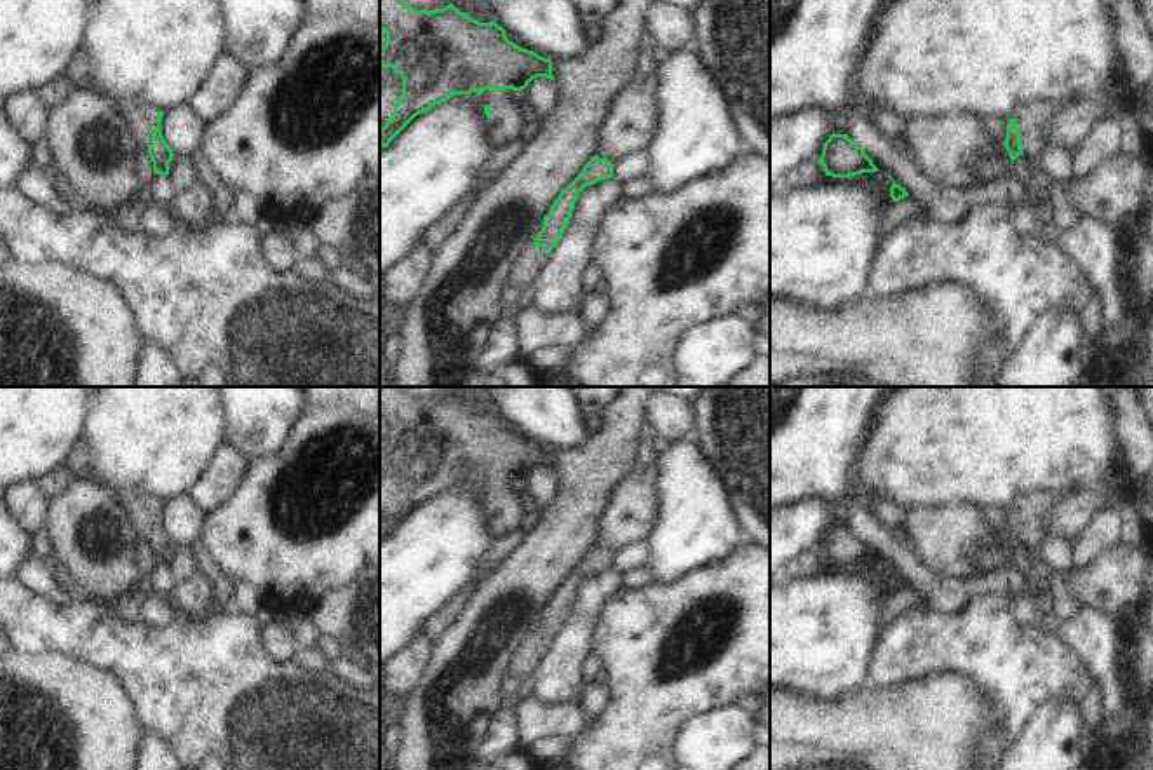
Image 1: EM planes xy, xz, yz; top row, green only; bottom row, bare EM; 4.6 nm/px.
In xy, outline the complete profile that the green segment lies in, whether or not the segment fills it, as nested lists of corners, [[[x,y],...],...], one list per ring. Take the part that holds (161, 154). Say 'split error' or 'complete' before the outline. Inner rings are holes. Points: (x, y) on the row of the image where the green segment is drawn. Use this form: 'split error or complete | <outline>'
split error | [[[129,101],[113,105],[125,118],[139,148],[148,152],[153,162],[155,174],[167,176],[169,162],[172,160],[174,153],[171,146],[165,143],[160,131],[164,111],[157,111],[153,108]]]

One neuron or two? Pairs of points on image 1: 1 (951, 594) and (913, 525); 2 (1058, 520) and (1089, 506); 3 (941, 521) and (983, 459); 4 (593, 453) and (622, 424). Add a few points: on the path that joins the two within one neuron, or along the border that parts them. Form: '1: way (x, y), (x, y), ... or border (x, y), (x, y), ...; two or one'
1: border (911, 546), (943, 575), (983, 574); two
2: way (1065, 518), (1082, 506); one
3: border (979, 507), (969, 502), (943, 502), (913, 509); two
4: way (600, 446), (615, 431); one

